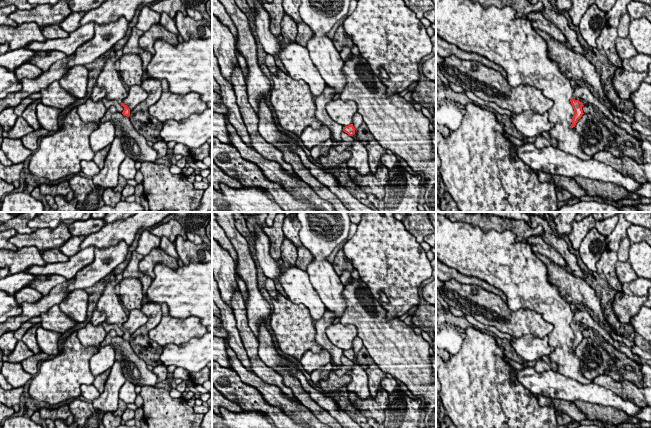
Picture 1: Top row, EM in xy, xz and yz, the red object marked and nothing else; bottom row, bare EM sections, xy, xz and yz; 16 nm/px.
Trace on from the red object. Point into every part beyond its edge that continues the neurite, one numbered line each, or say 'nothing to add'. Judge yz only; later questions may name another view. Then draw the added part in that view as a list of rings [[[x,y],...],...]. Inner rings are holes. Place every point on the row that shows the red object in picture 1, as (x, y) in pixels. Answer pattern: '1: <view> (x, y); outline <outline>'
1: yz (582, 92); outline [[[583,83],[581,86],[576,85],[573,90],[573,99],[581,99],[588,104],[595,106],[598,111],[602,112],[605,115],[605,117],[609,118],[613,122],[616,121],[616,117],[610,112],[605,104],[603,104],[600,99],[594,97],[588,87],[586,87]]]

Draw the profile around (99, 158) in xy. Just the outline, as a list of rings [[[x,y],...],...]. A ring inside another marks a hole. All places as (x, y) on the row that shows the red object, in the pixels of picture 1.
[[[108,145],[105,148],[103,148],[102,150],[95,152],[93,161],[99,167],[99,169],[103,169],[105,158],[106,158],[106,155],[108,154],[110,148],[111,148],[111,145]]]

